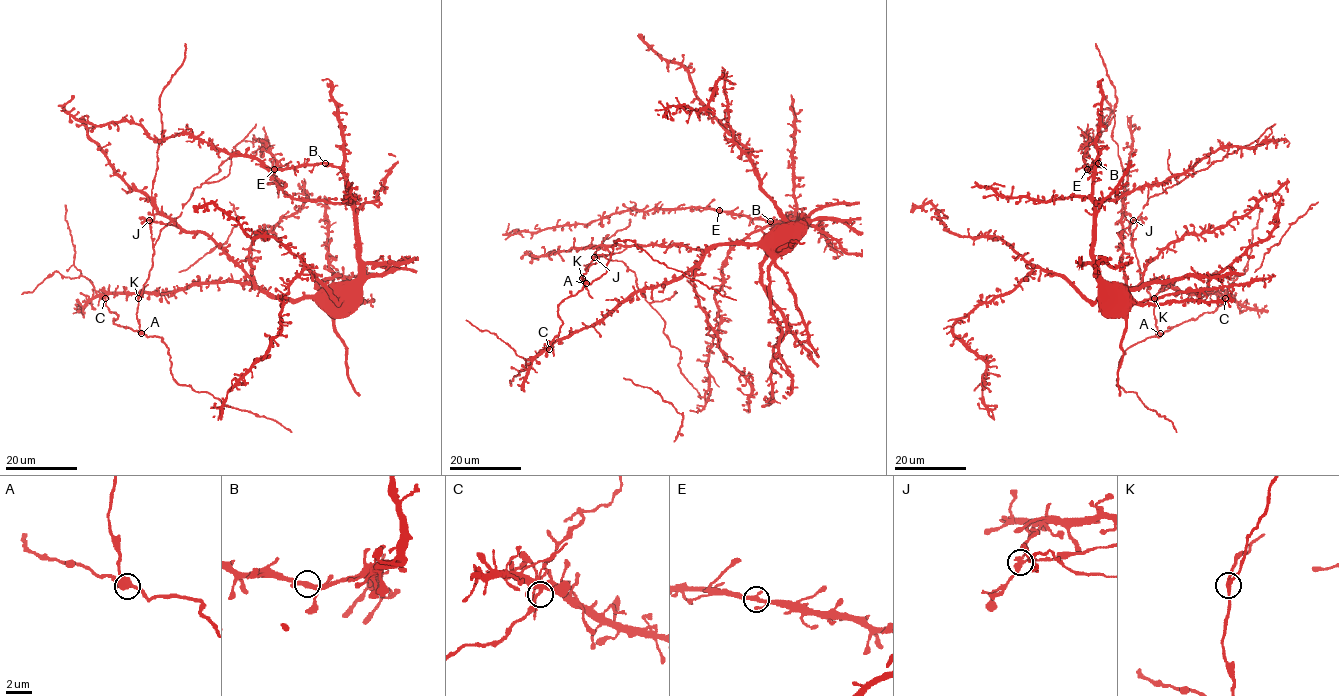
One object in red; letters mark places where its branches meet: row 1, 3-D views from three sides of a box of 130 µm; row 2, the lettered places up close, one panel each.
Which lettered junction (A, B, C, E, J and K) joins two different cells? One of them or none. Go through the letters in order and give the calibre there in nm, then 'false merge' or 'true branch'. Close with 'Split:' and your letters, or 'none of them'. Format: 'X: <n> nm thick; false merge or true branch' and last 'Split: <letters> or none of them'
A: 360 nm thick; true branch
B: 340 nm thick; true branch
C: 280 nm thick; true branch
E: 340 nm thick; true branch
J: 320 nm thick; false merge
K: 260 nm thick; true branch
Split: J

